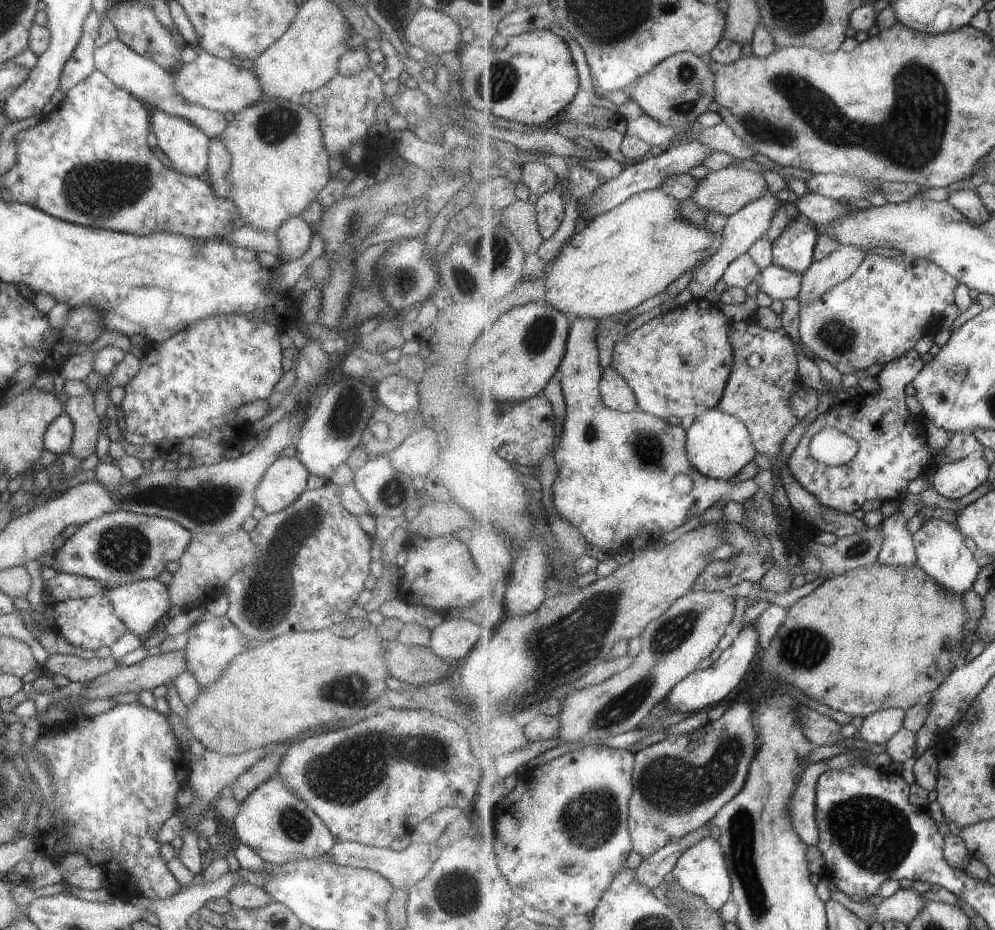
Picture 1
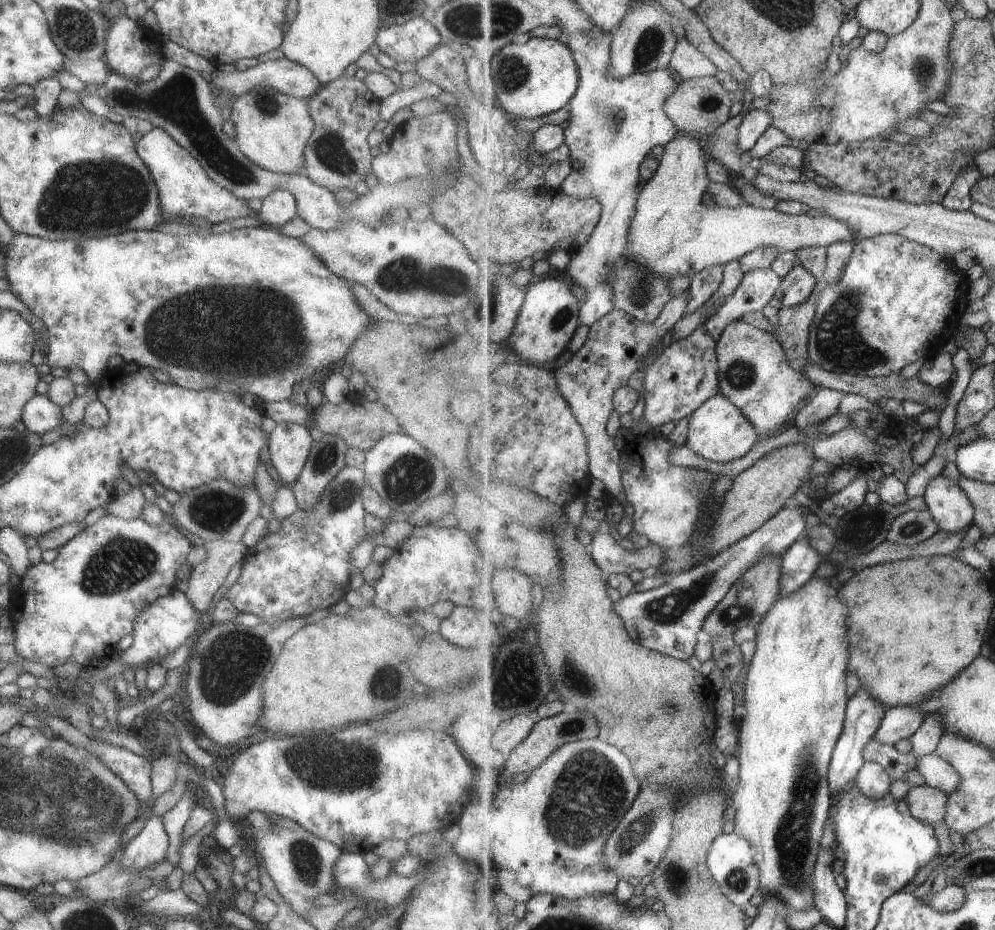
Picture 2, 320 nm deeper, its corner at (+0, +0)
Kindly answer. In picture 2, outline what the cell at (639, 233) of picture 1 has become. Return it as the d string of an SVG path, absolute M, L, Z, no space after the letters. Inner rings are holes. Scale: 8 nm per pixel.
M678 129L675 138L664 146L664 153L656 175L650 181L643 183L642 192L638 196L636 216L631 221L628 252L625 258L635 259L638 263L643 263L653 270L654 274L663 275L670 280L679 274L693 277L695 272L701 272L717 264L725 266L728 262L740 259L759 247L773 247L784 253L797 252L805 247L828 247L840 240L856 242L856 231L847 222L825 214L814 218L806 214L790 215L779 212L775 208L762 209L745 202L732 209L717 204L705 206L699 200L701 172L707 172L703 138L691 131Z

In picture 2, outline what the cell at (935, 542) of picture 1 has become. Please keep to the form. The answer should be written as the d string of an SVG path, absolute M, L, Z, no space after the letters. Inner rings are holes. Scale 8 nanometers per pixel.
M939 473L924 492L926 506L939 523L940 530L957 532L973 524L976 508L967 491L951 478Z

